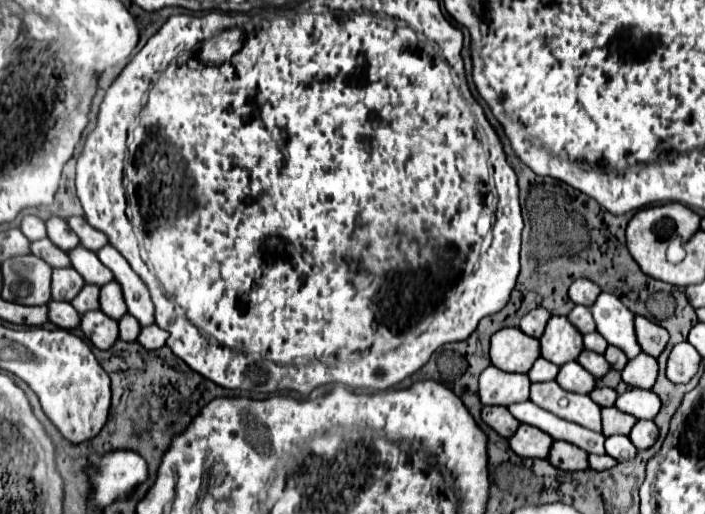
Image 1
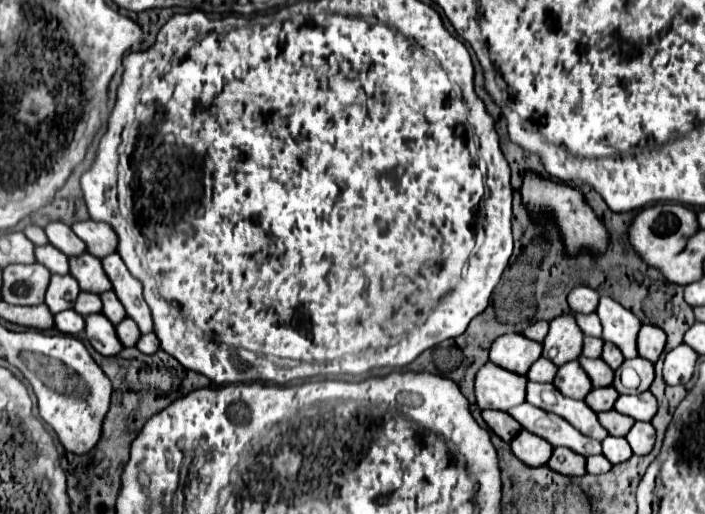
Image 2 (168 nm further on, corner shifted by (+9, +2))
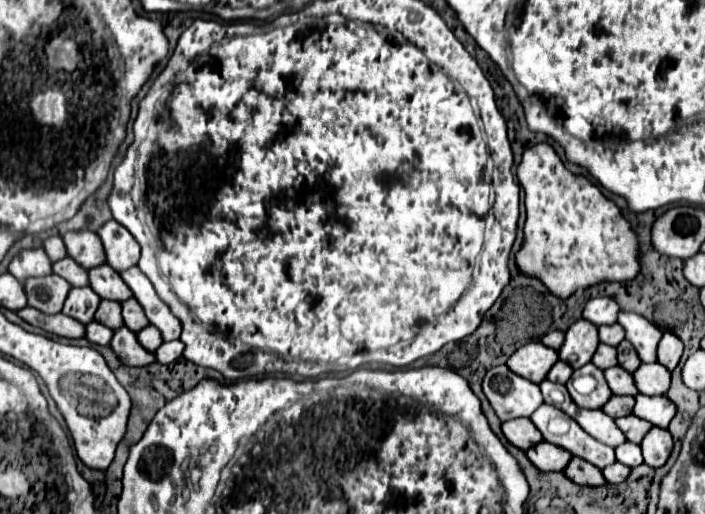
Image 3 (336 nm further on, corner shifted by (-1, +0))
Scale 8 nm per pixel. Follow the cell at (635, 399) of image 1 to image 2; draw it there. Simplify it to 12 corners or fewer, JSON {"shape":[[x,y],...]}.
{"shape":[[650,391],[620,395],[614,409],[636,421],[656,415]]}

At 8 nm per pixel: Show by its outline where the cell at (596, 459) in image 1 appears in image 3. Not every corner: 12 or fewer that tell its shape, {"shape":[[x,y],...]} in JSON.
{"shape":[[618,463],[602,469],[608,483],[622,483],[632,471]]}

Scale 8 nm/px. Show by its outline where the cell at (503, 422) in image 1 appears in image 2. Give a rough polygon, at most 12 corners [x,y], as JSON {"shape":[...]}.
{"shape":[[482,411],[486,425],[504,441],[520,431],[504,411]]}

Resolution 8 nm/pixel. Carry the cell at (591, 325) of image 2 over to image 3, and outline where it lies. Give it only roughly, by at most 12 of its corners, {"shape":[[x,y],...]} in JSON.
{"shape":[[602,325],[600,341],[618,347],[626,337],[624,327]]}

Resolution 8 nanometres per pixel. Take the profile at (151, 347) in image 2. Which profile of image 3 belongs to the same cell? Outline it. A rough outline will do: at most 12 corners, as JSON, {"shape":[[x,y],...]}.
{"shape":[[168,341],[156,349],[158,363],[182,357],[182,341]]}

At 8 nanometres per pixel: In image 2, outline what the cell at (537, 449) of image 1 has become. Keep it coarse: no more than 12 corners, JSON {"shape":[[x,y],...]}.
{"shape":[[522,429],[512,453],[530,467],[546,465],[552,445]]}

